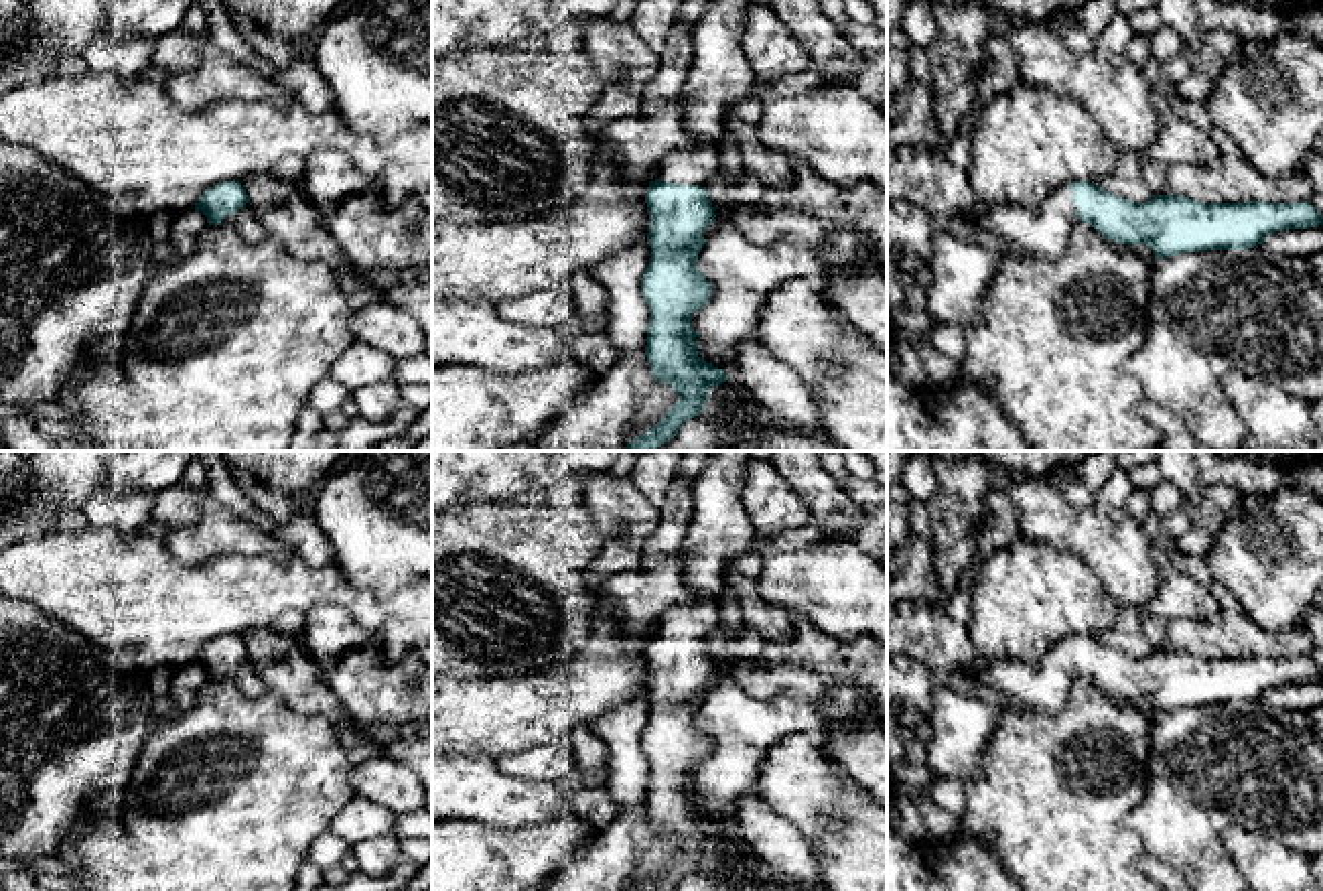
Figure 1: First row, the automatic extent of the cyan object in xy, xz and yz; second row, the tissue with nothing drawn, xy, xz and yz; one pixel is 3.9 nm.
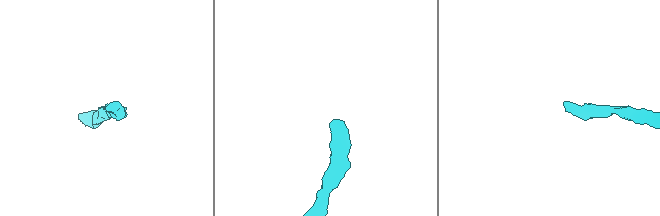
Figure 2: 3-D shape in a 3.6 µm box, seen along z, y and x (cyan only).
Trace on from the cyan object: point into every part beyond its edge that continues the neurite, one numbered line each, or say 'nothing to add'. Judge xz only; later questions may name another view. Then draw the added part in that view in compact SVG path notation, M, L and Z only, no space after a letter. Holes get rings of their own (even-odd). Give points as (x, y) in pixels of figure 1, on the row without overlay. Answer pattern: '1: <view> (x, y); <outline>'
1: xz (719, 530); M714 451L692 483L694 516L684 540L684 582L694 601L659 619L659 633L706 643L720 625L724 566L747 554L755 528L743 507L749 451Z

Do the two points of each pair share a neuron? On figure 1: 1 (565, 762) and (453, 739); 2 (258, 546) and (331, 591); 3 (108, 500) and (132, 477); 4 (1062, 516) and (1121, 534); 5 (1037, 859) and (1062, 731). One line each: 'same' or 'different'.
1: different
2: different
3: same
4: same
5: same

